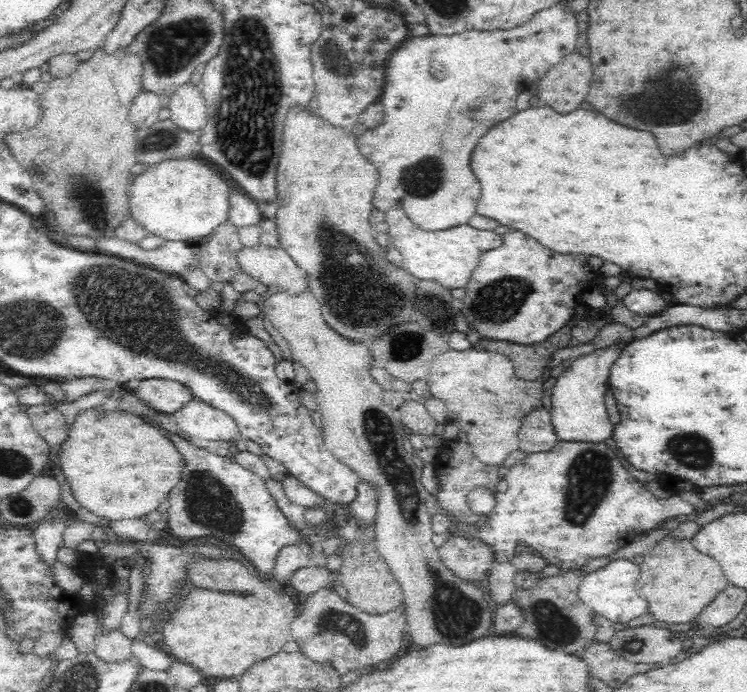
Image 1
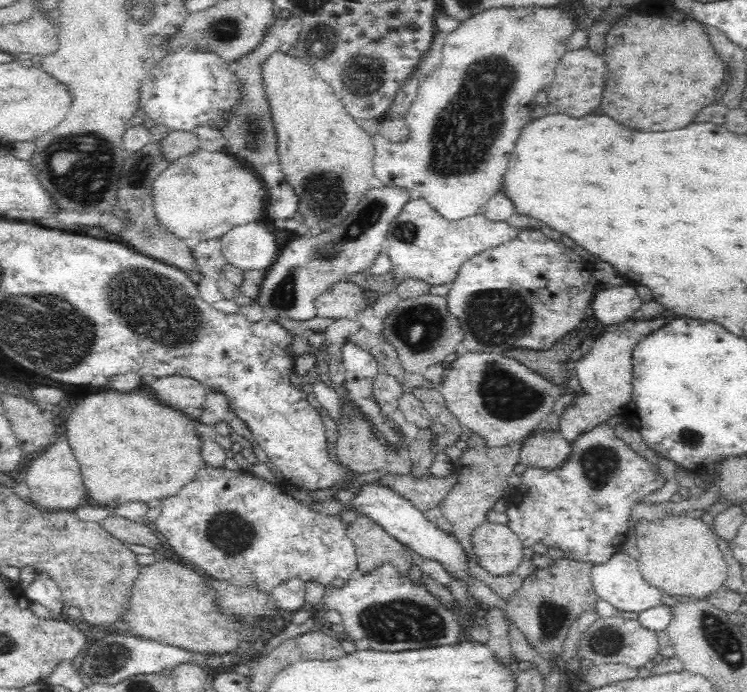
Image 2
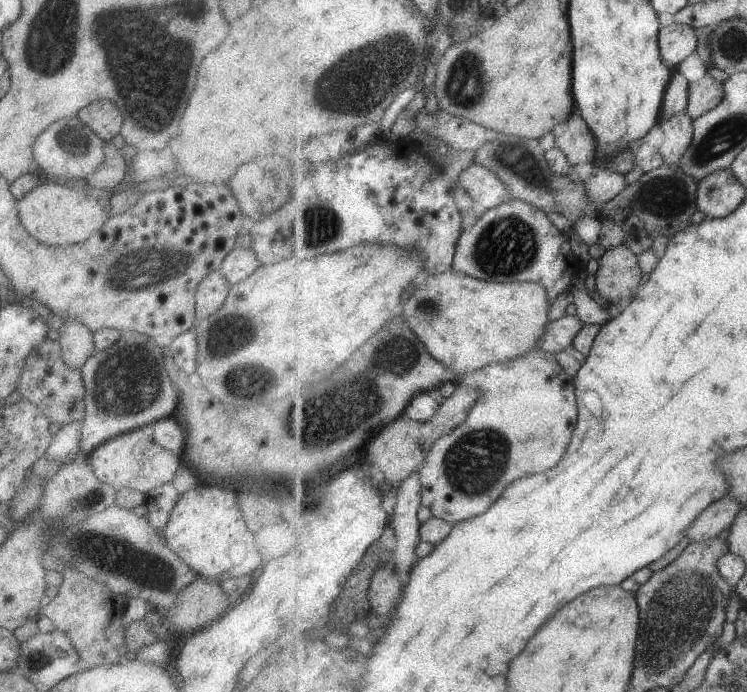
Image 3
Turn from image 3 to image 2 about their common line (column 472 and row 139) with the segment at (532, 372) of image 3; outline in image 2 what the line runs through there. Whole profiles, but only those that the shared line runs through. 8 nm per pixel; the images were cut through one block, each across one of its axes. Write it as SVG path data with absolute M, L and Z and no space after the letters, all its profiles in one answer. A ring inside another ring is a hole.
M527 4L498 5L498 8L484 10L476 14L476 16L468 18L468 20L462 21L462 24L456 30L447 35L442 52L442 62L438 64L438 68L434 70L435 72L431 73L428 79L419 87L412 106L404 114L404 120L406 120L408 127L410 127L408 142L405 142L403 138L395 140L383 138L379 135L374 137L373 146L376 152L373 170L376 178L383 185L396 185L406 189L409 199L426 199L434 209L438 209L438 212L442 213L442 216L448 220L457 221L467 216L472 216L474 213L483 212L483 206L501 190L511 153L515 150L515 144L518 138L520 138L522 128L530 122L530 120L522 120L522 116L524 118L528 116L525 113L528 110L528 104L533 104L533 98L536 96L536 93L546 90L554 81L556 64L559 58L567 51L566 44L576 30L575 20L575 12L570 9L539 7L538 4Z

